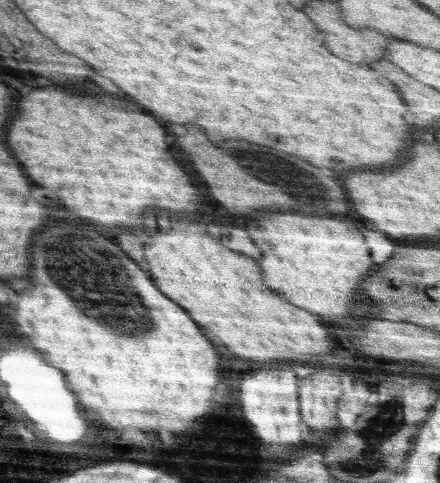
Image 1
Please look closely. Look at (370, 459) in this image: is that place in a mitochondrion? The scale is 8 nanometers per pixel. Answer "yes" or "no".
yes

